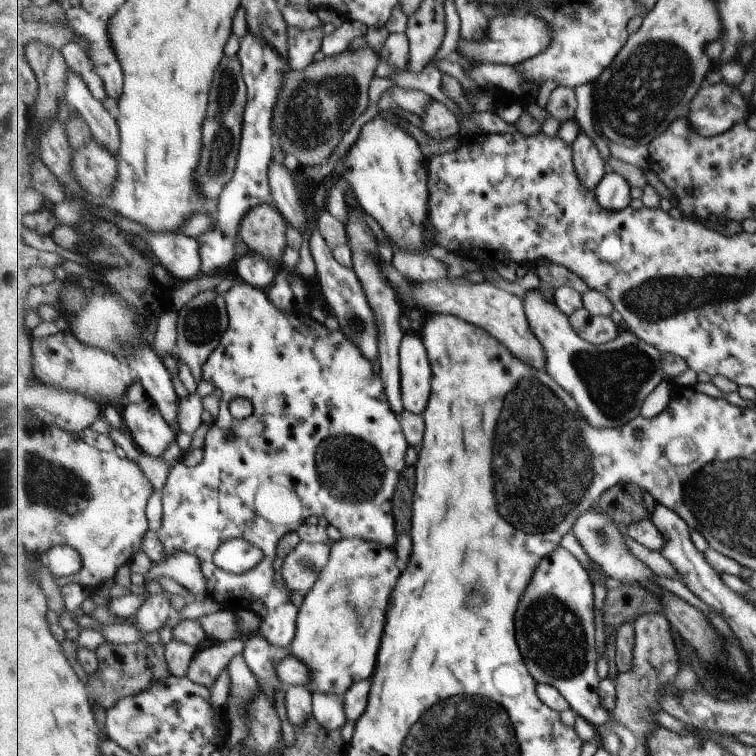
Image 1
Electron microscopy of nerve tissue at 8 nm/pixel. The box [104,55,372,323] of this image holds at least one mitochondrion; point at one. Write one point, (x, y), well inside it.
(317, 108)

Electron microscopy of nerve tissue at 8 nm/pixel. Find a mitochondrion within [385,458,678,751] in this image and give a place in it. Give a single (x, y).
(554, 634)

